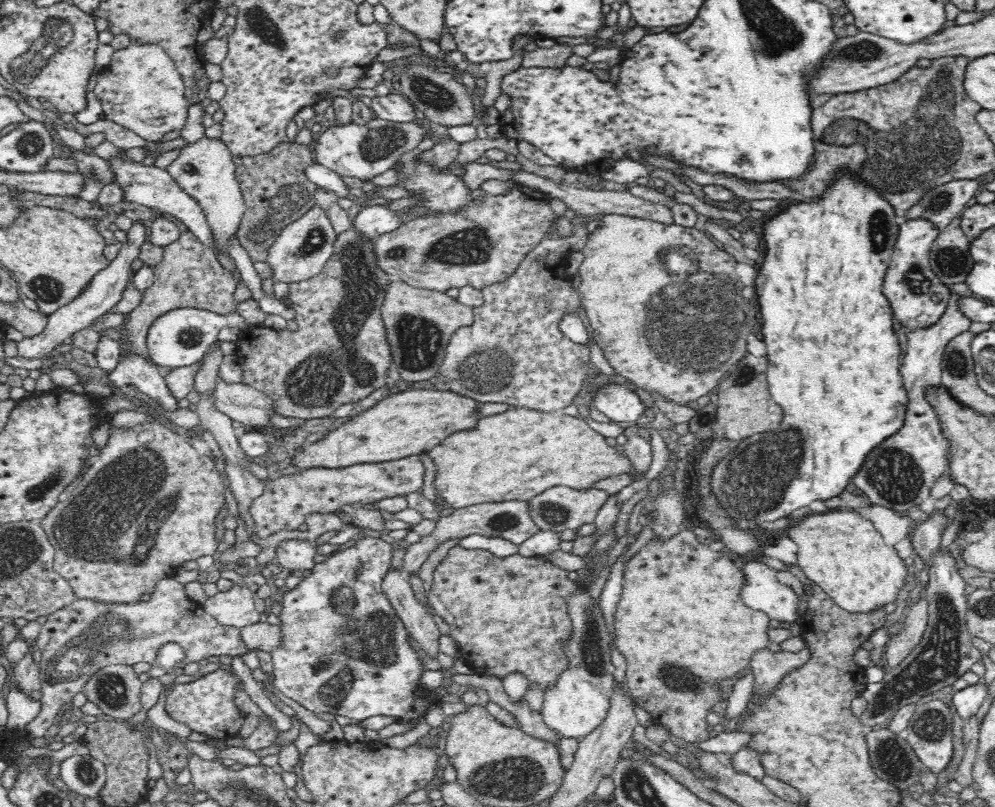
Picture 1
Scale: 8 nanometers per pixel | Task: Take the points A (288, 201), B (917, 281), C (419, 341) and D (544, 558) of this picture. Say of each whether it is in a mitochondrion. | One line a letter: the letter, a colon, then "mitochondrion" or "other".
A: mitochondrion
B: mitochondrion
C: mitochondrion
D: other

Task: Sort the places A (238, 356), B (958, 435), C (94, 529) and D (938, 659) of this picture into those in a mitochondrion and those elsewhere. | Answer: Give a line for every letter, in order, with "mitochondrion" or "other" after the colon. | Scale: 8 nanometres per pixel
A: other
B: other
C: mitochondrion
D: mitochondrion

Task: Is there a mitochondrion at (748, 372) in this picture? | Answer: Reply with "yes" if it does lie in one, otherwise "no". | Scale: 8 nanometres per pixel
yes

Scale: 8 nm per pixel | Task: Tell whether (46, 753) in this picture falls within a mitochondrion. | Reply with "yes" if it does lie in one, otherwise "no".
no

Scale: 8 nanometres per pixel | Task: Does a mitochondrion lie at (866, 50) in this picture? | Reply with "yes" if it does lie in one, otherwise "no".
yes

